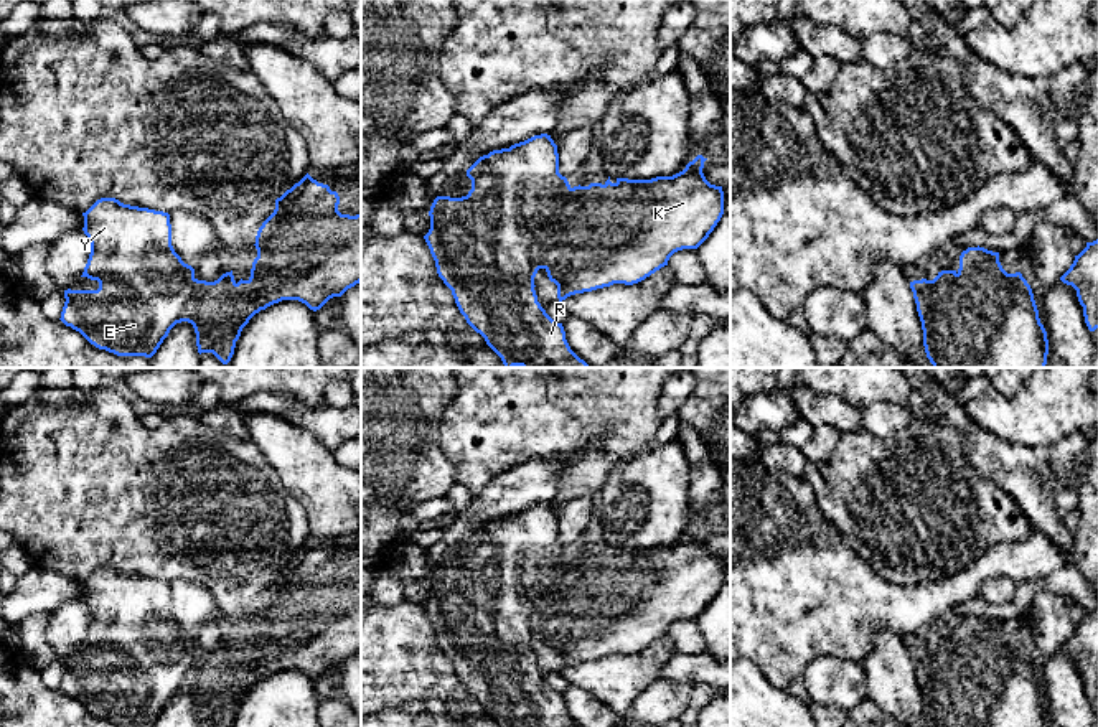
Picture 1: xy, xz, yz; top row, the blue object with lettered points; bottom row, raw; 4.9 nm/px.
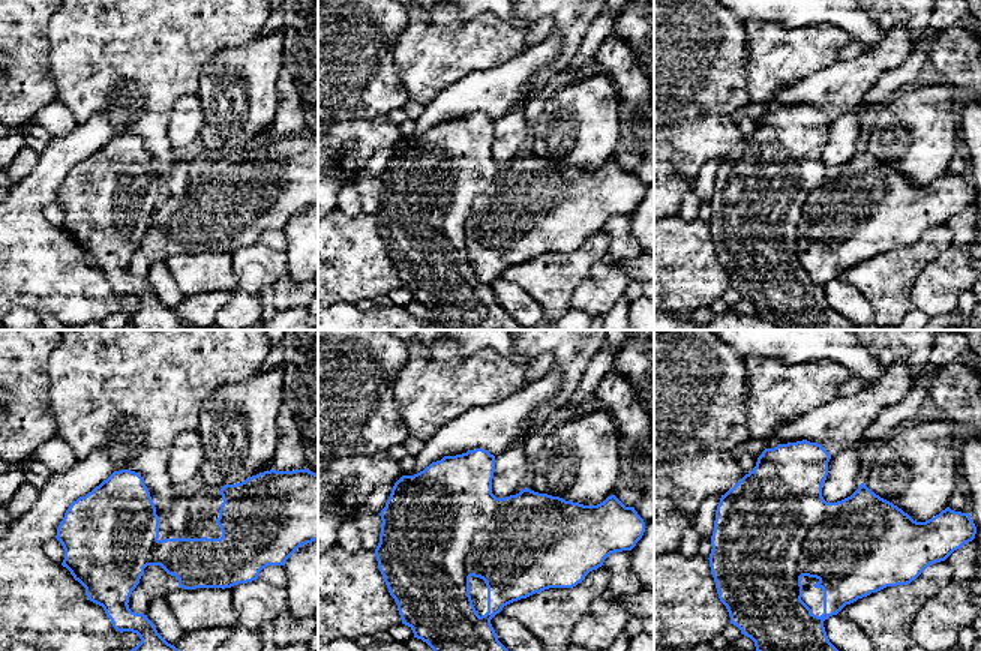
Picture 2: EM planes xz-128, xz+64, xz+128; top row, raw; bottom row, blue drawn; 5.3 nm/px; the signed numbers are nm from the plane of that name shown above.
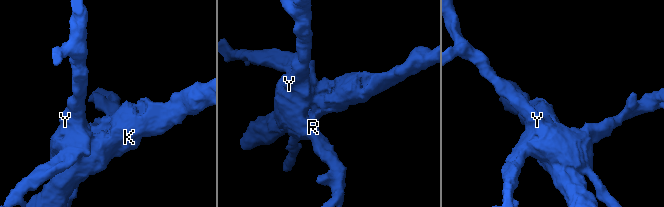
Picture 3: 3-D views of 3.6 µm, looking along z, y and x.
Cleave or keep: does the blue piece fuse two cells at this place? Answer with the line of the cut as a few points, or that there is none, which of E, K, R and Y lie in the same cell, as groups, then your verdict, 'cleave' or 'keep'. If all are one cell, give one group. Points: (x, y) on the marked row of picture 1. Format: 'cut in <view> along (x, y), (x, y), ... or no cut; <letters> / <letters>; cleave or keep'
cut in xz along (571, 188), (533, 236), (533, 279); E R Y / K; cleave

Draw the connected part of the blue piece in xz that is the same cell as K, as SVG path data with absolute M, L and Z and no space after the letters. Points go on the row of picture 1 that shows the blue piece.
M697 155L673 176L651 180L617 178L565 191L554 216L533 236L531 275L539 269L557 285L559 302L570 295L592 292L613 284L633 285L661 267L683 249L697 249L724 214L722 186L711 185L704 173L704 158Z

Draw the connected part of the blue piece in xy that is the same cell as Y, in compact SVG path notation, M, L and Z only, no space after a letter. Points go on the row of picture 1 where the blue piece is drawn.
M101 198L82 216L91 254L81 277L97 280L99 288L64 290L59 320L99 349L152 358L176 325L181 305L196 293L195 269L171 246L170 214Z

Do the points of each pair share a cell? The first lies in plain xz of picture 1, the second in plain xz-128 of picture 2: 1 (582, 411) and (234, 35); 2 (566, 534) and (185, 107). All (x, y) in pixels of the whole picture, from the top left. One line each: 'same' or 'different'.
1: same
2: same

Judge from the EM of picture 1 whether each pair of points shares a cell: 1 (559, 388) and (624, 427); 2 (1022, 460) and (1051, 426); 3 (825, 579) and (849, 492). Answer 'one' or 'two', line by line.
1: one
2: two
3: two

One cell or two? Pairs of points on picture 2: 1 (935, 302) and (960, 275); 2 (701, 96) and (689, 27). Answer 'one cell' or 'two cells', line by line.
1: one cell
2: one cell

